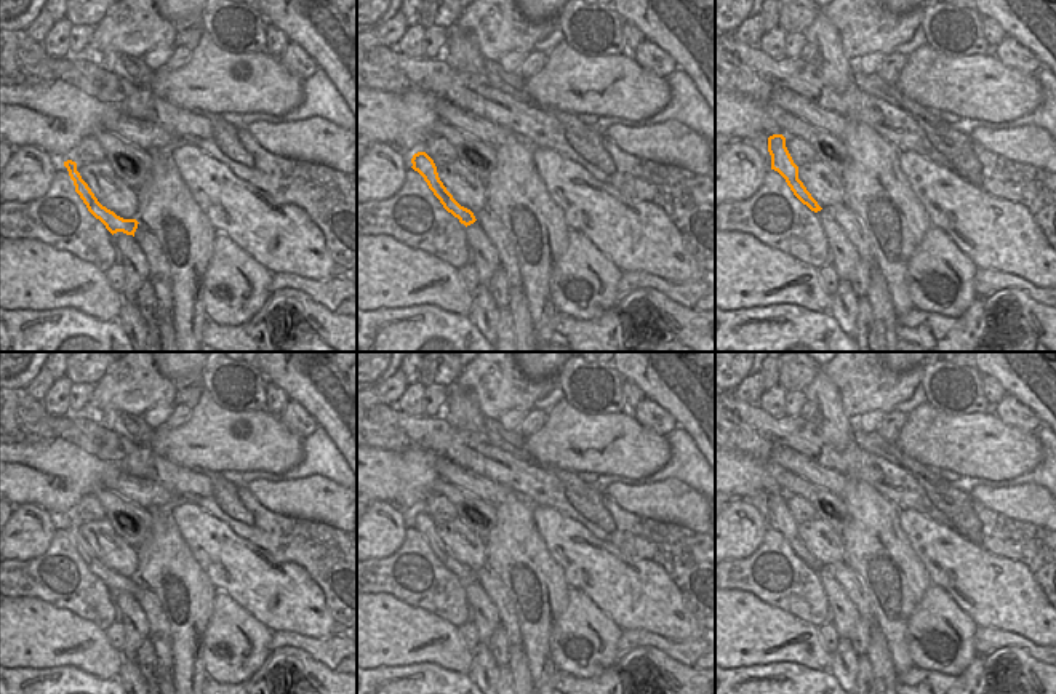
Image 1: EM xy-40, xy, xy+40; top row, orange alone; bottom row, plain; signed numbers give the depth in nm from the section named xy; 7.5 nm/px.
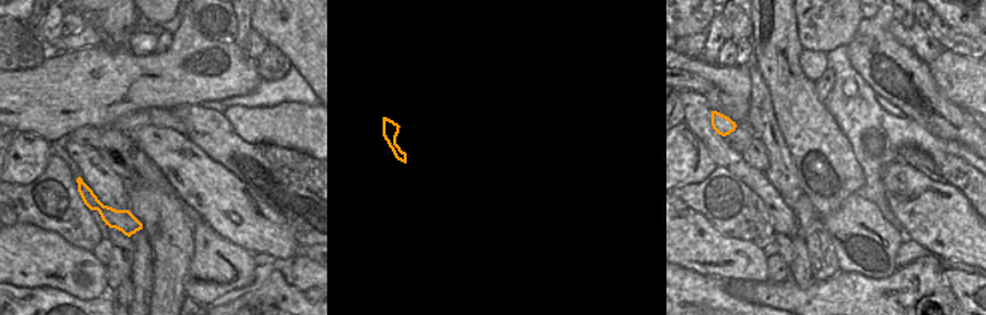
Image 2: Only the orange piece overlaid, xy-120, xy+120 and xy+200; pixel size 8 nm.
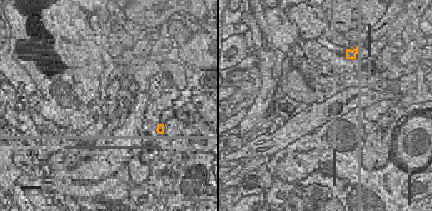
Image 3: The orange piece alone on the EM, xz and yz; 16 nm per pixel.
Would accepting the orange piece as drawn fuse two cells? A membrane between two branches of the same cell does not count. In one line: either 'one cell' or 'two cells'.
one cell

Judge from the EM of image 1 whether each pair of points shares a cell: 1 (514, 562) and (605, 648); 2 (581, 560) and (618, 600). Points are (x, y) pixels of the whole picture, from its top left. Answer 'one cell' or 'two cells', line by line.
1: two cells
2: one cell

